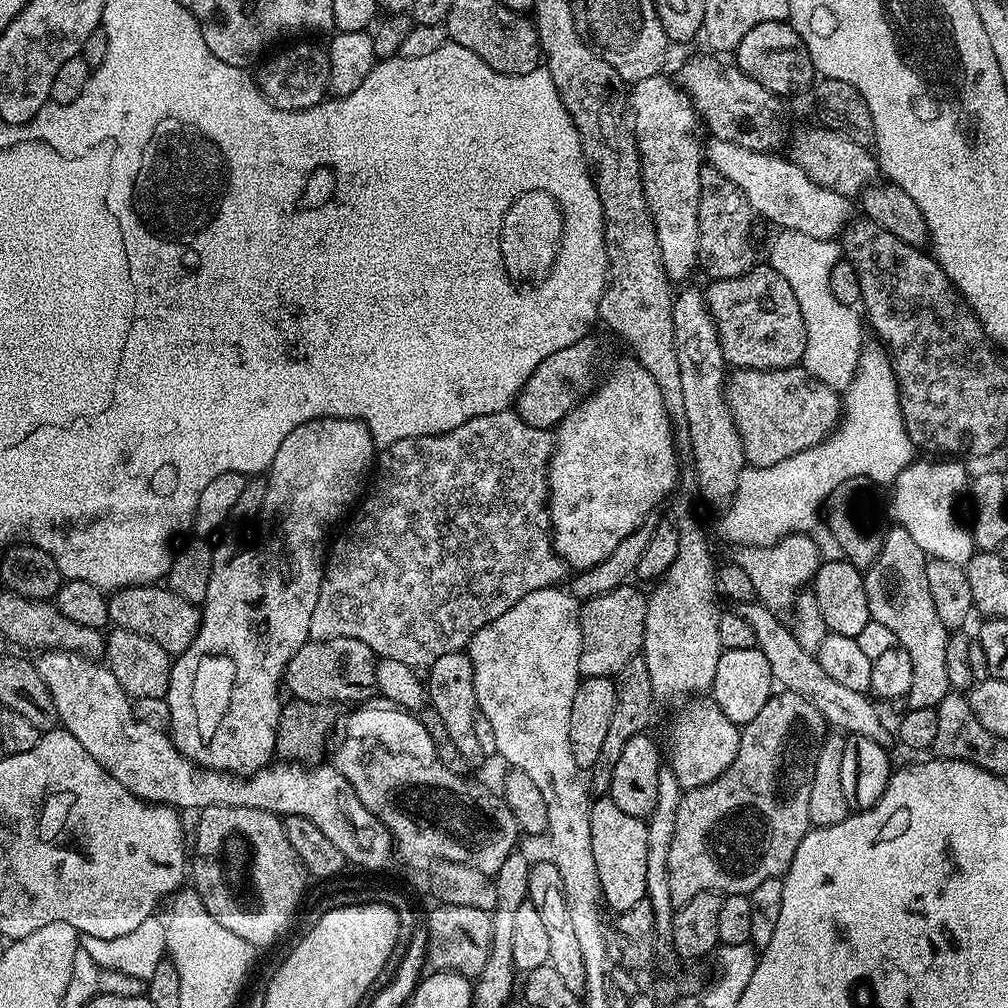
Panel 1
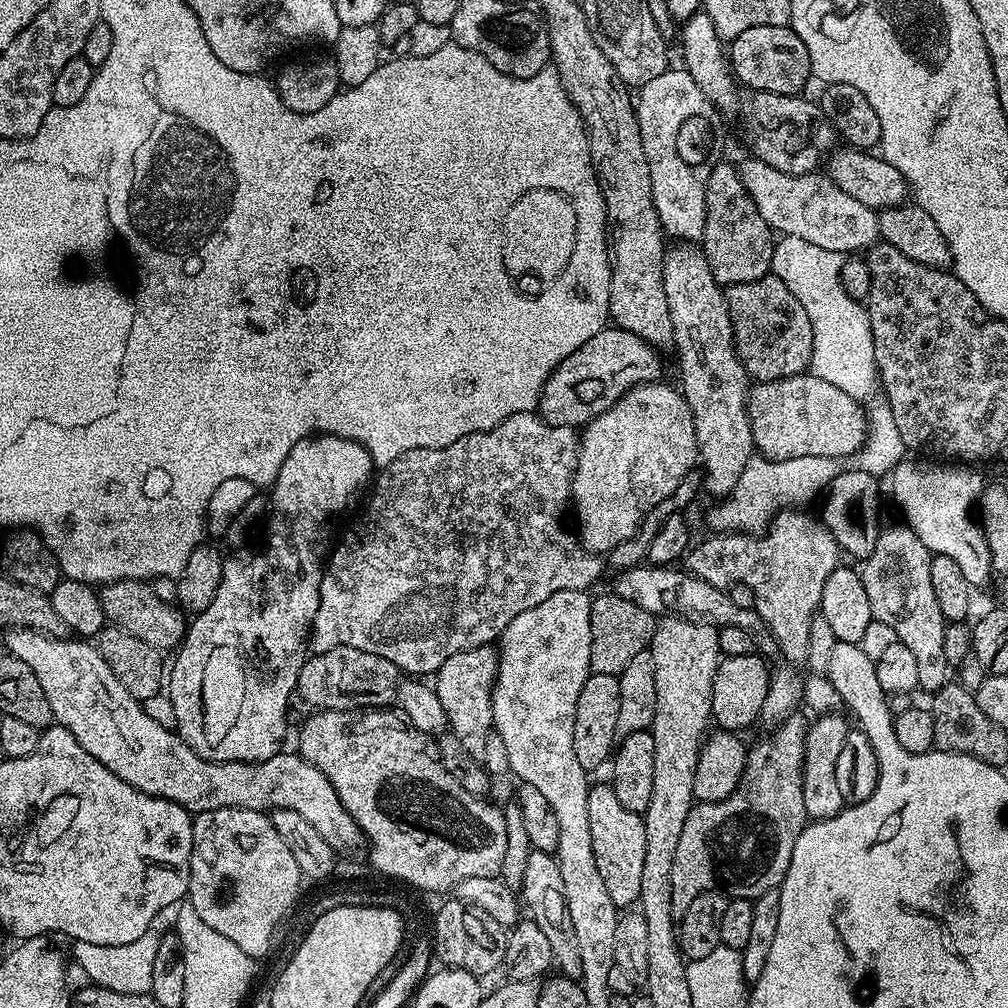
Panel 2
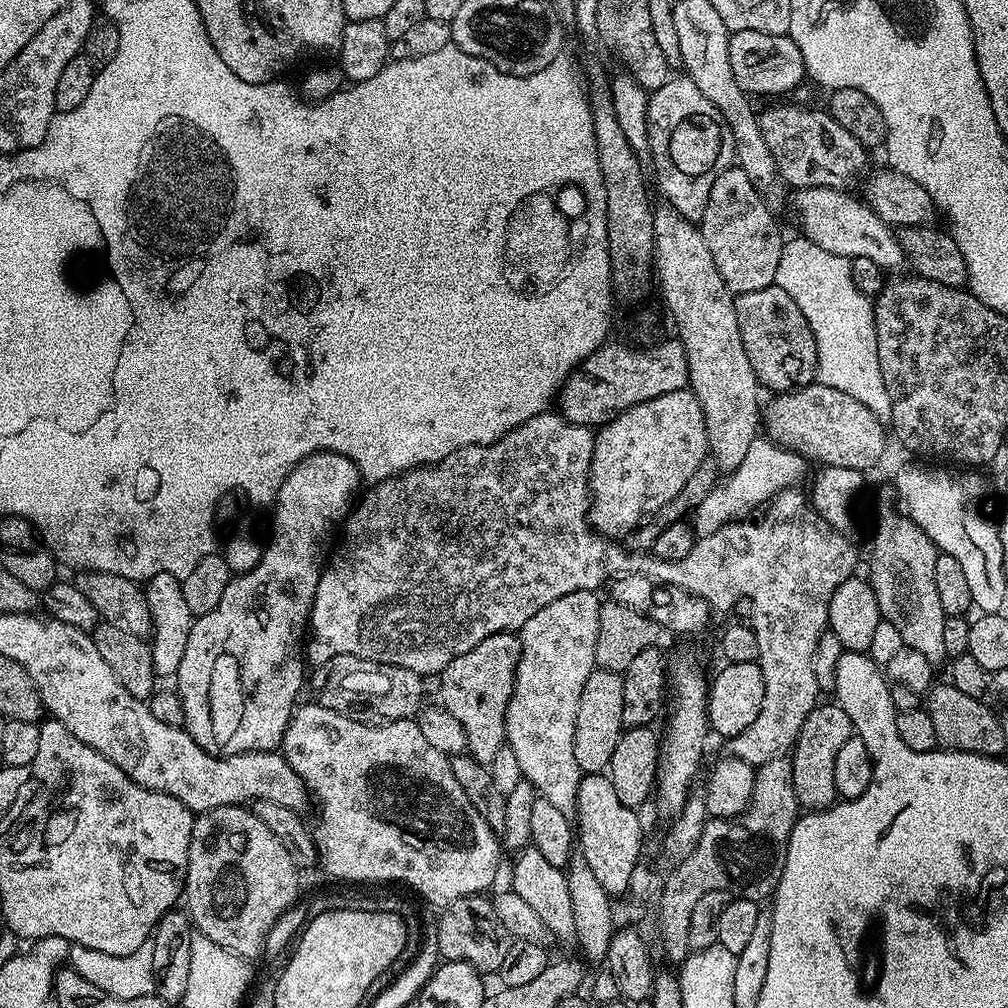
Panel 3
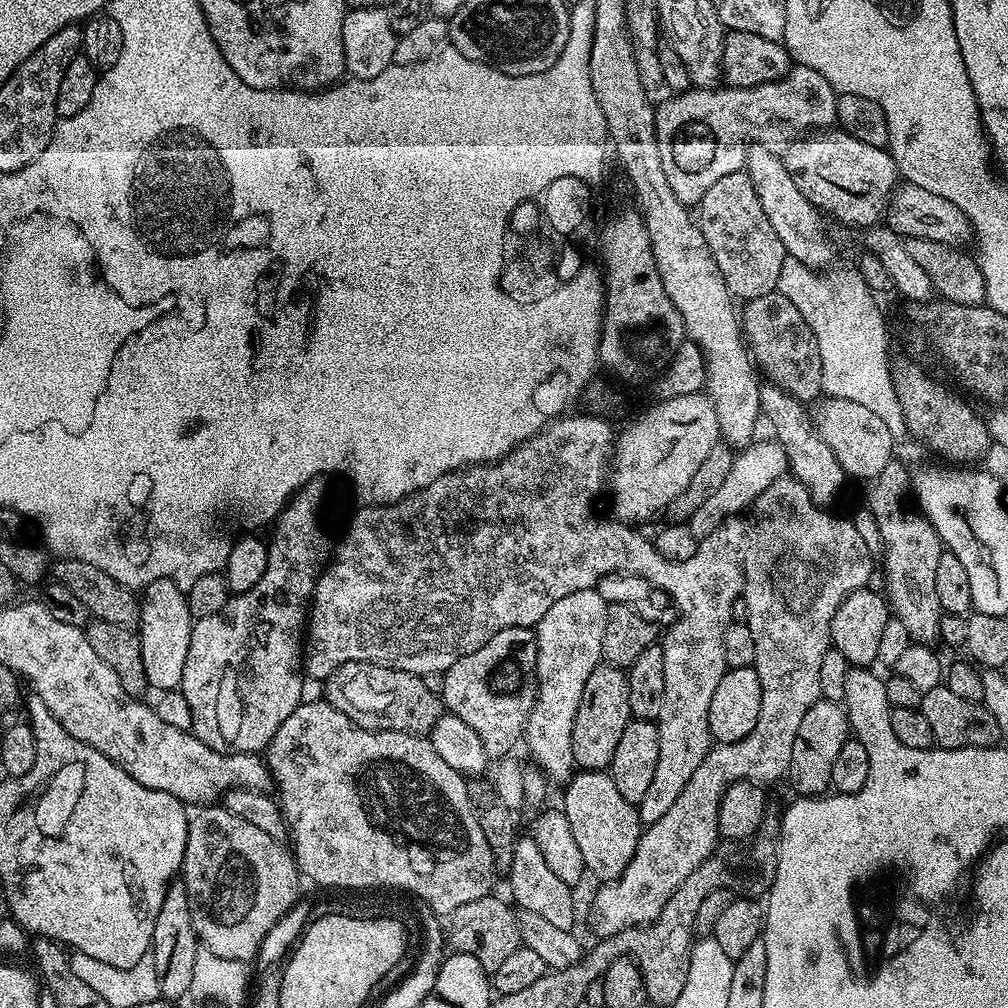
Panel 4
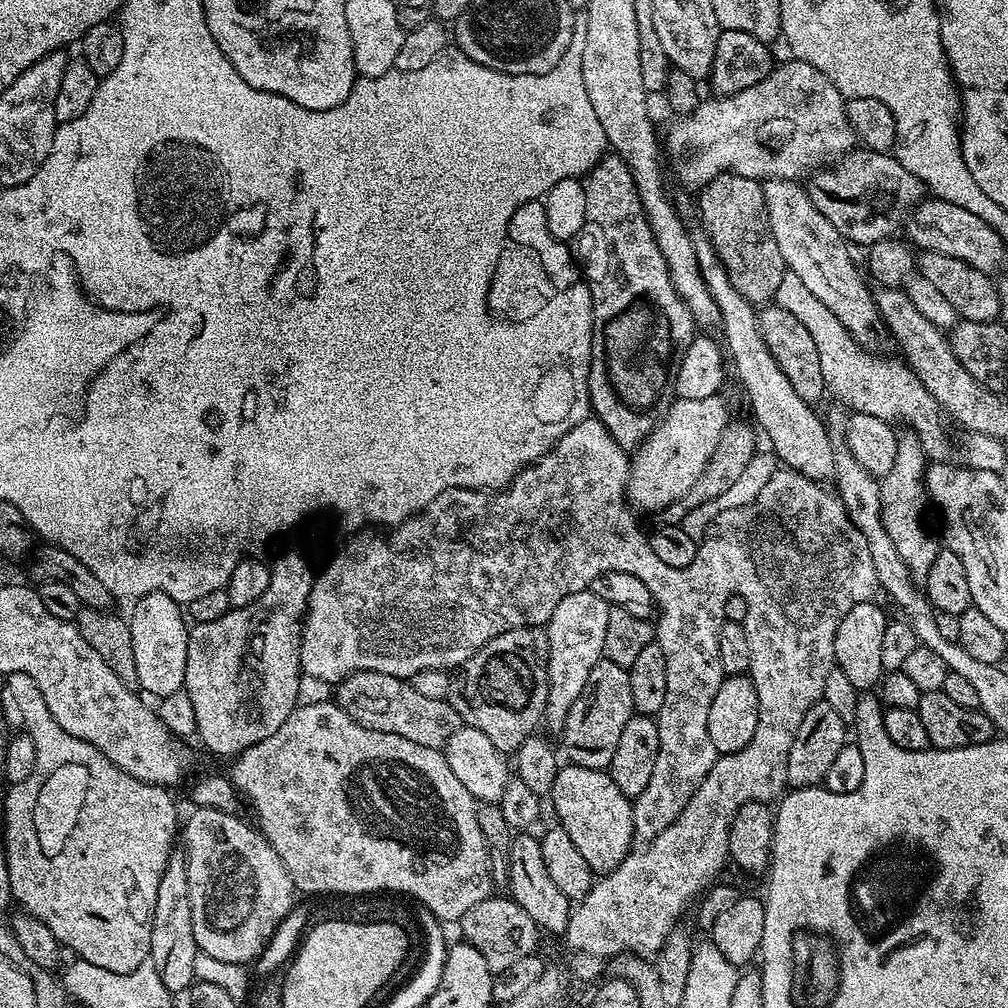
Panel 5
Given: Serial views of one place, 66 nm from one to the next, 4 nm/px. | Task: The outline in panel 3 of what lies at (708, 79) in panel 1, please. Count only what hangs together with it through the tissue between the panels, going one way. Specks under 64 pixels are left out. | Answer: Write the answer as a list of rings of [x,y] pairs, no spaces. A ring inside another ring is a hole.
[[[768,108],[759,113],[758,121],[762,130],[762,138],[766,140],[766,146],[770,154],[776,159],[779,175],[784,176],[788,184],[793,184],[793,189],[802,188],[837,188],[847,189],[847,184],[855,178],[856,172],[860,172],[867,162],[869,153],[864,145],[858,142],[852,134],[842,130],[838,122],[827,111],[814,112],[808,108]]]

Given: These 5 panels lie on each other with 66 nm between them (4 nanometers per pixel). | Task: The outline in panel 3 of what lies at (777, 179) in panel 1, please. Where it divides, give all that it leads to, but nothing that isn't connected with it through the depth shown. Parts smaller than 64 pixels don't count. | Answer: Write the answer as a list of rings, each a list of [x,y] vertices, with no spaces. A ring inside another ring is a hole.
[[[802,188],[795,195],[796,212],[800,215],[801,226],[804,227],[803,235],[820,246],[822,250],[829,251],[830,254],[847,256],[850,260],[870,258],[870,262],[874,262],[879,268],[885,270],[905,267],[904,252],[898,246],[893,229],[885,224],[882,218],[878,218],[878,214],[874,214],[867,204],[846,196],[847,193],[837,188]]]

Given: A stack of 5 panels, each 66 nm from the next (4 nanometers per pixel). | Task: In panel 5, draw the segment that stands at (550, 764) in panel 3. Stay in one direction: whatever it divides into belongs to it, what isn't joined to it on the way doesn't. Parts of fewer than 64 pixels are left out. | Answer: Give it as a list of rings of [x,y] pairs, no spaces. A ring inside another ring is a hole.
[[[585,590],[562,598],[547,622],[548,705],[544,711],[544,720],[556,730],[563,729],[566,714],[570,714],[570,706],[574,706],[578,694],[582,694],[582,686],[586,686],[590,670],[594,670],[604,655],[609,607],[606,602],[602,602],[602,598],[598,598],[598,594]]]

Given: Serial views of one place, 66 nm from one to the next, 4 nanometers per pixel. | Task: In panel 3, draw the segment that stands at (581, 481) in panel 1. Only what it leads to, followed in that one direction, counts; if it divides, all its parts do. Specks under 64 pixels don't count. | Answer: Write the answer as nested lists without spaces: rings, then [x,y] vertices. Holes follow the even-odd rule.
[[[688,388],[636,404],[618,414],[595,433],[596,449],[592,455],[588,486],[592,490],[592,505],[588,507],[588,522],[596,531],[609,538],[624,538],[640,527],[642,521],[658,506],[670,502],[686,486],[694,470],[709,455],[706,418],[698,398]]]

